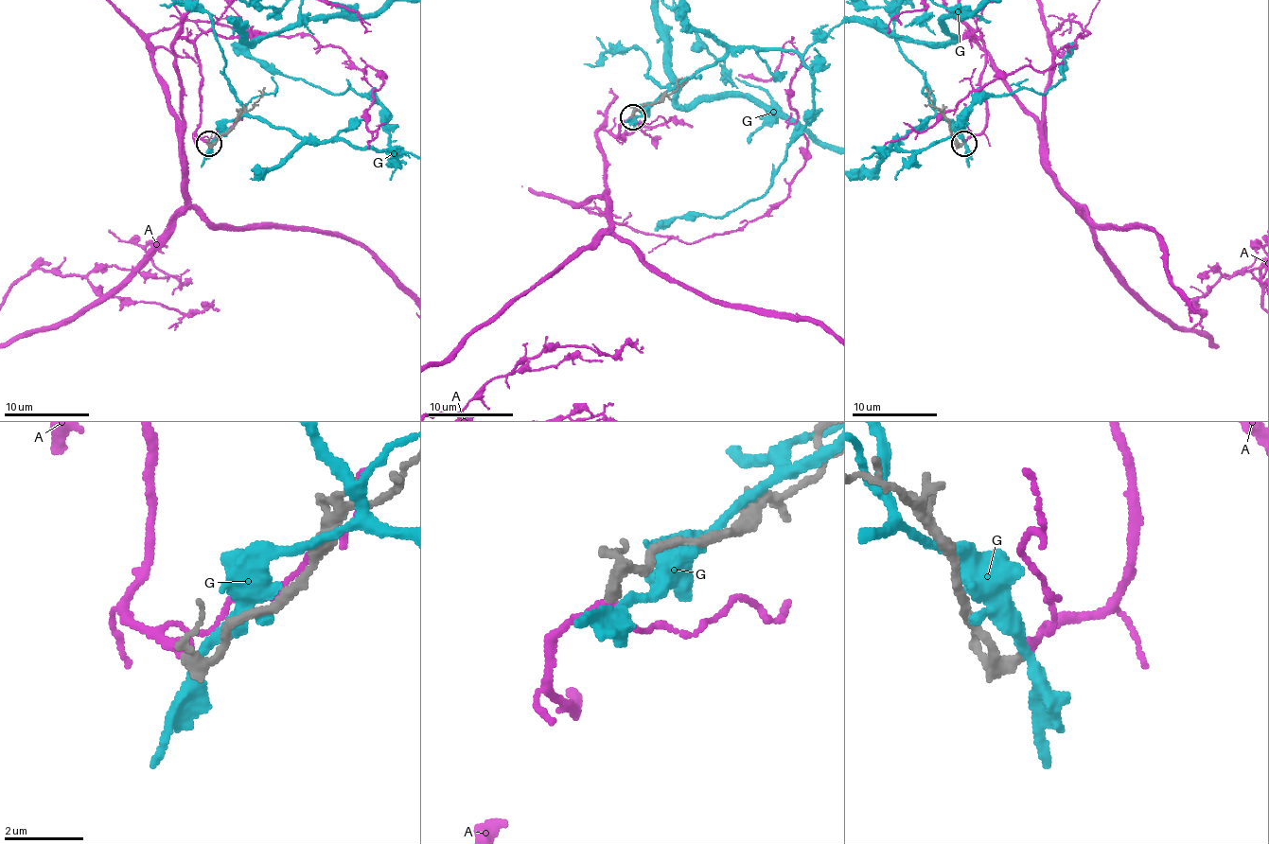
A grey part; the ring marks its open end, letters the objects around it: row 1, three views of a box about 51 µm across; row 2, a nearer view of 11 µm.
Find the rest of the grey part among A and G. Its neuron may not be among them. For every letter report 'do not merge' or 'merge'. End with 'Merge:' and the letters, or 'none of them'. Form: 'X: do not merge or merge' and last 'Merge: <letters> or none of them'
A: merge
G: do not merge
Merge: A

